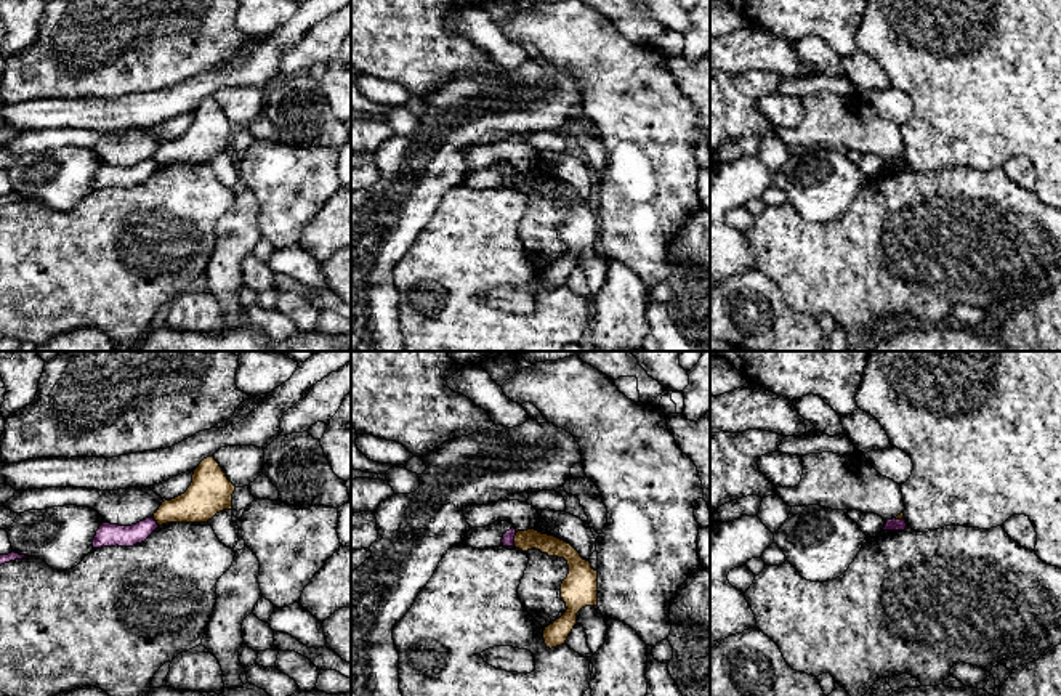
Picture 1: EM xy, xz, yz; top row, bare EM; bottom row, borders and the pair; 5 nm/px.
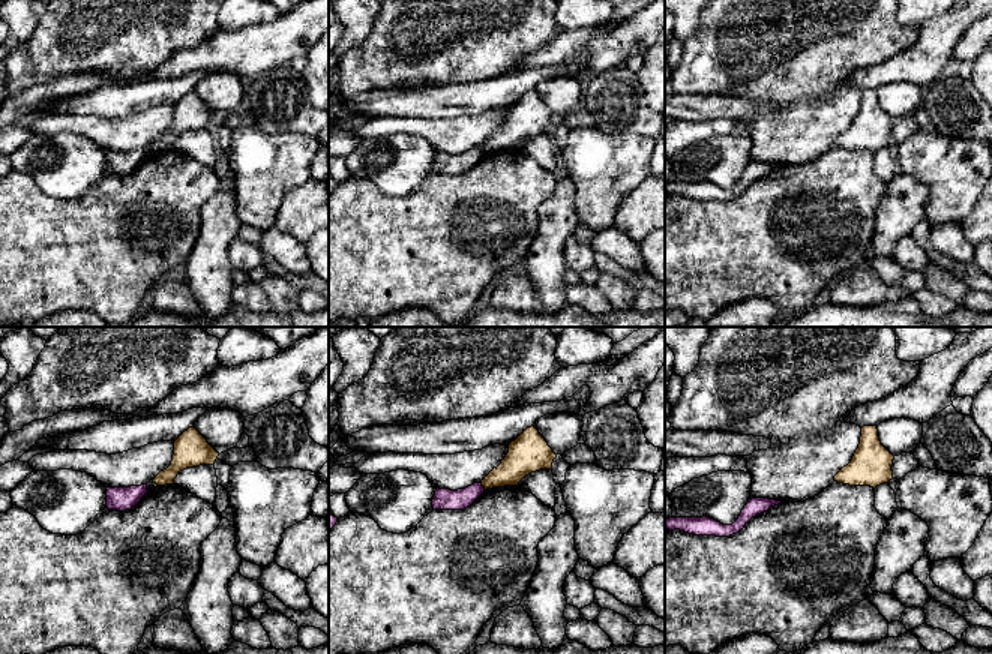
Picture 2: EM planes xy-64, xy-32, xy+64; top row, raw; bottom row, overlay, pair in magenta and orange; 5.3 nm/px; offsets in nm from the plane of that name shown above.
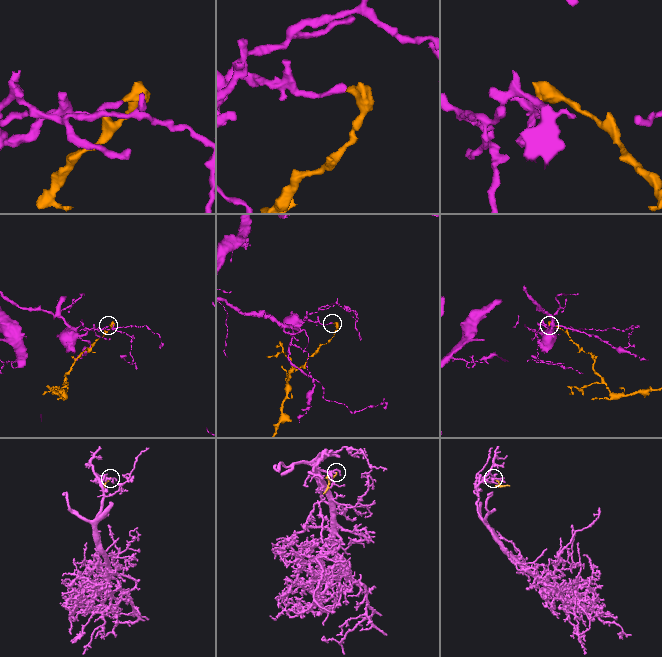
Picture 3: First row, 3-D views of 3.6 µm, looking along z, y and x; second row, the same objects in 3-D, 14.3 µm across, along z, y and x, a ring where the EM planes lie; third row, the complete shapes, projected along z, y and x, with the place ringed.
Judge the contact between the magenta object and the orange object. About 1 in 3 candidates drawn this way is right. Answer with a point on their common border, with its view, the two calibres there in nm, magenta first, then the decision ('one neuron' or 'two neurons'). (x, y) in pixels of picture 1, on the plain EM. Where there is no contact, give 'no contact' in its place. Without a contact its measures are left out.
xz (513, 180) | 60/100 nm | two neurons

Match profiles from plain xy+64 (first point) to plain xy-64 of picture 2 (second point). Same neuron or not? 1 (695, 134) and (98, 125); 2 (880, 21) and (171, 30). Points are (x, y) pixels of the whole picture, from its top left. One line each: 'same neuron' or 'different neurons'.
1: same neuron
2: same neuron

